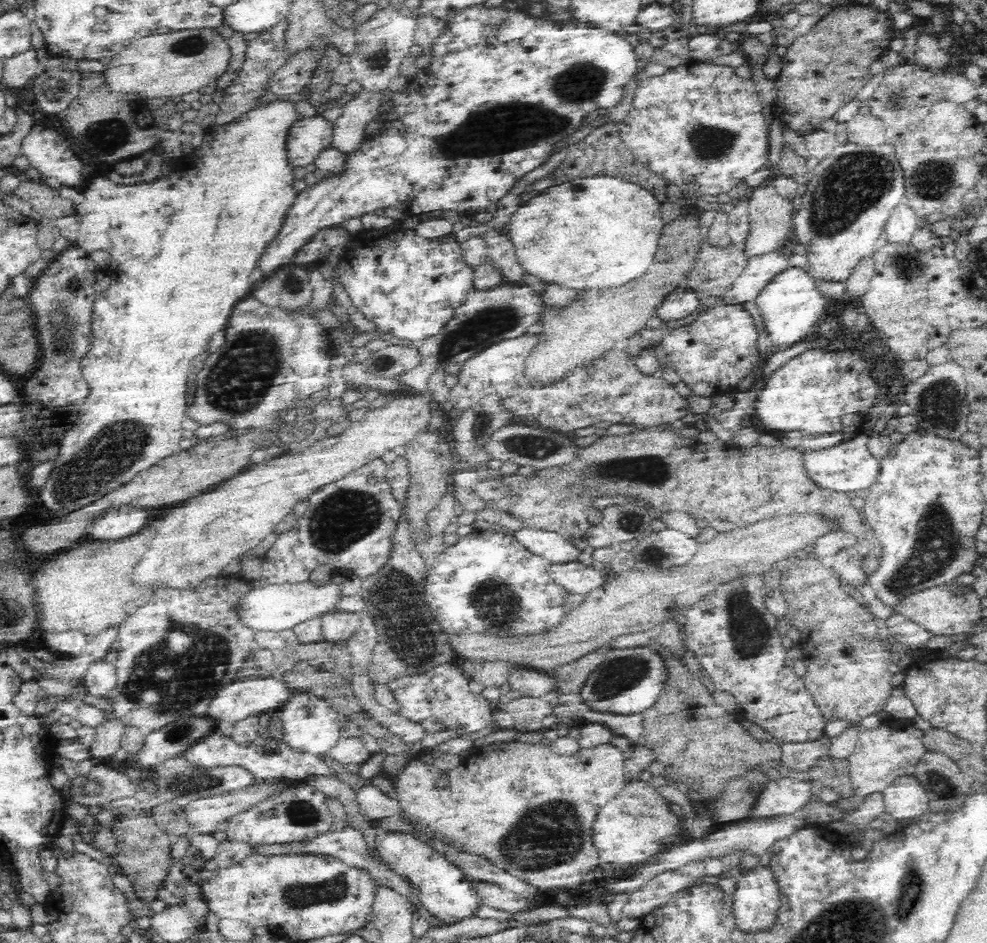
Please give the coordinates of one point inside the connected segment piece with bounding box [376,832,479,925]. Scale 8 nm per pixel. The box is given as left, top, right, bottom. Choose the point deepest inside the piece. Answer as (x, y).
(443, 890)

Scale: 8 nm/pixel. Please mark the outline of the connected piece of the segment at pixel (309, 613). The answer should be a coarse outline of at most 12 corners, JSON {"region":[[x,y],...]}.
{"region":[[342,583],[258,586],[238,613],[254,630],[290,630],[334,611]]}

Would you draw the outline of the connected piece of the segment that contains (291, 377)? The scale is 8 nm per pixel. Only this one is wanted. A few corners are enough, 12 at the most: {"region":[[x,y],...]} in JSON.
{"region":[[309,272],[296,313],[234,308],[188,416],[234,430],[328,389],[315,316],[334,281]]}

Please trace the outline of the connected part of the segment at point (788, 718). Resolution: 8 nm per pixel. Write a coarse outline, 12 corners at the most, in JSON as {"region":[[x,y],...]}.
{"region":[[764,574],[690,605],[684,641],[778,742],[827,722],[786,667]]}

